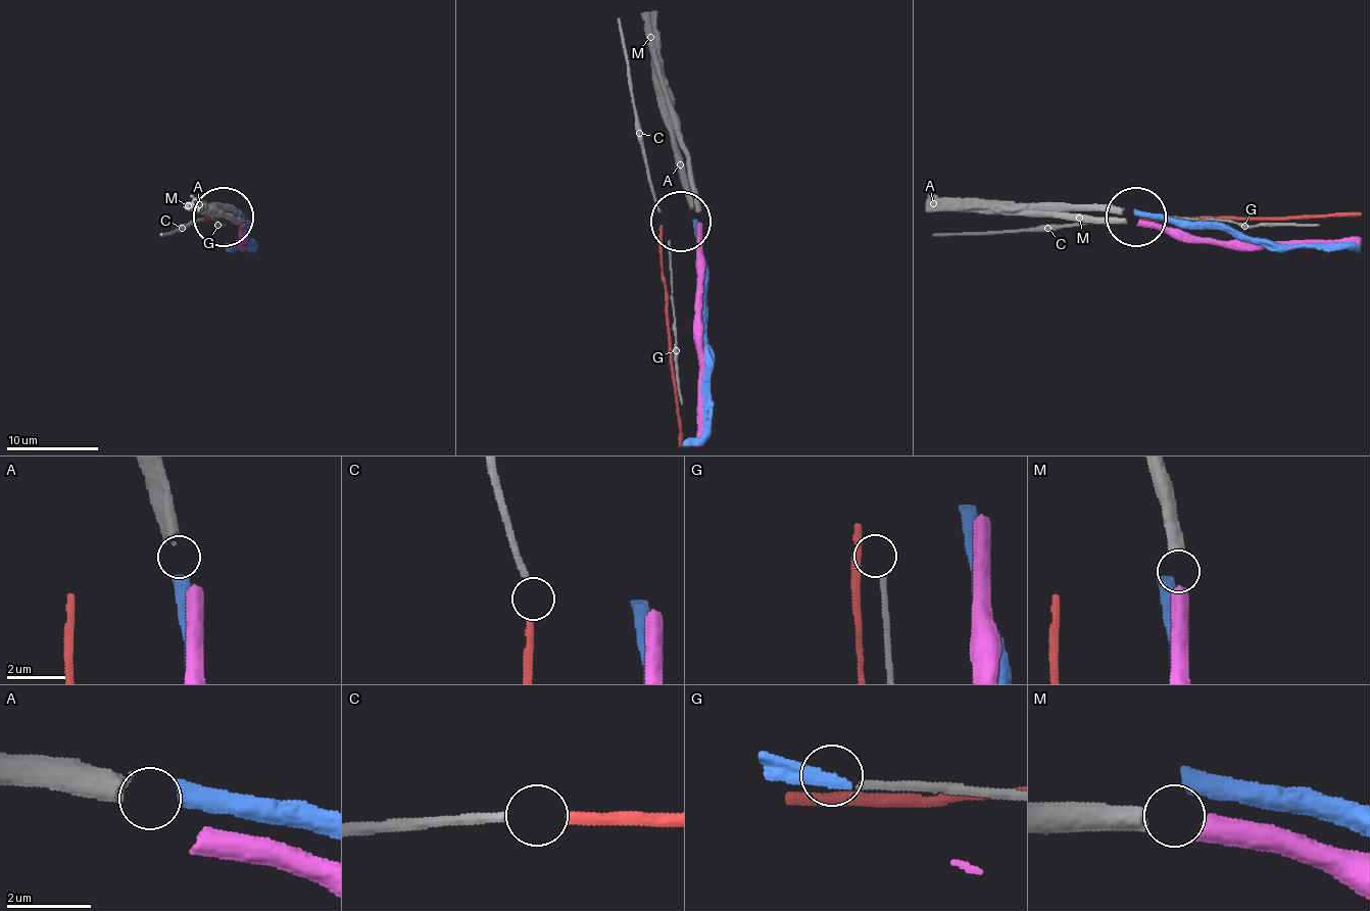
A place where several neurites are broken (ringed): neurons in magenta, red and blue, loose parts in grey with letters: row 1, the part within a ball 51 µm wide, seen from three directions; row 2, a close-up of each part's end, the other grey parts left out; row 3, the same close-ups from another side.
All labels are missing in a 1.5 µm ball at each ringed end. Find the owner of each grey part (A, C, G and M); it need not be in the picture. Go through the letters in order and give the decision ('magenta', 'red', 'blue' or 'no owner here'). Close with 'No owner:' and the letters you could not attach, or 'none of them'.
A: blue
C: red
G: no owner here
M: magenta
No owner: G

